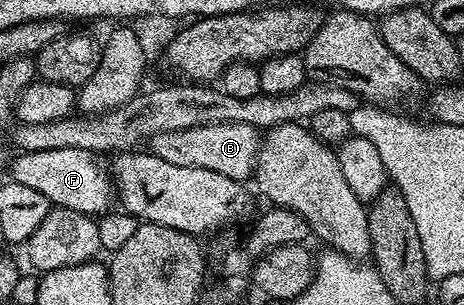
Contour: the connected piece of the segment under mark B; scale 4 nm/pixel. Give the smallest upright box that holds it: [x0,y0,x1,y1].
[149,122,261,183]

